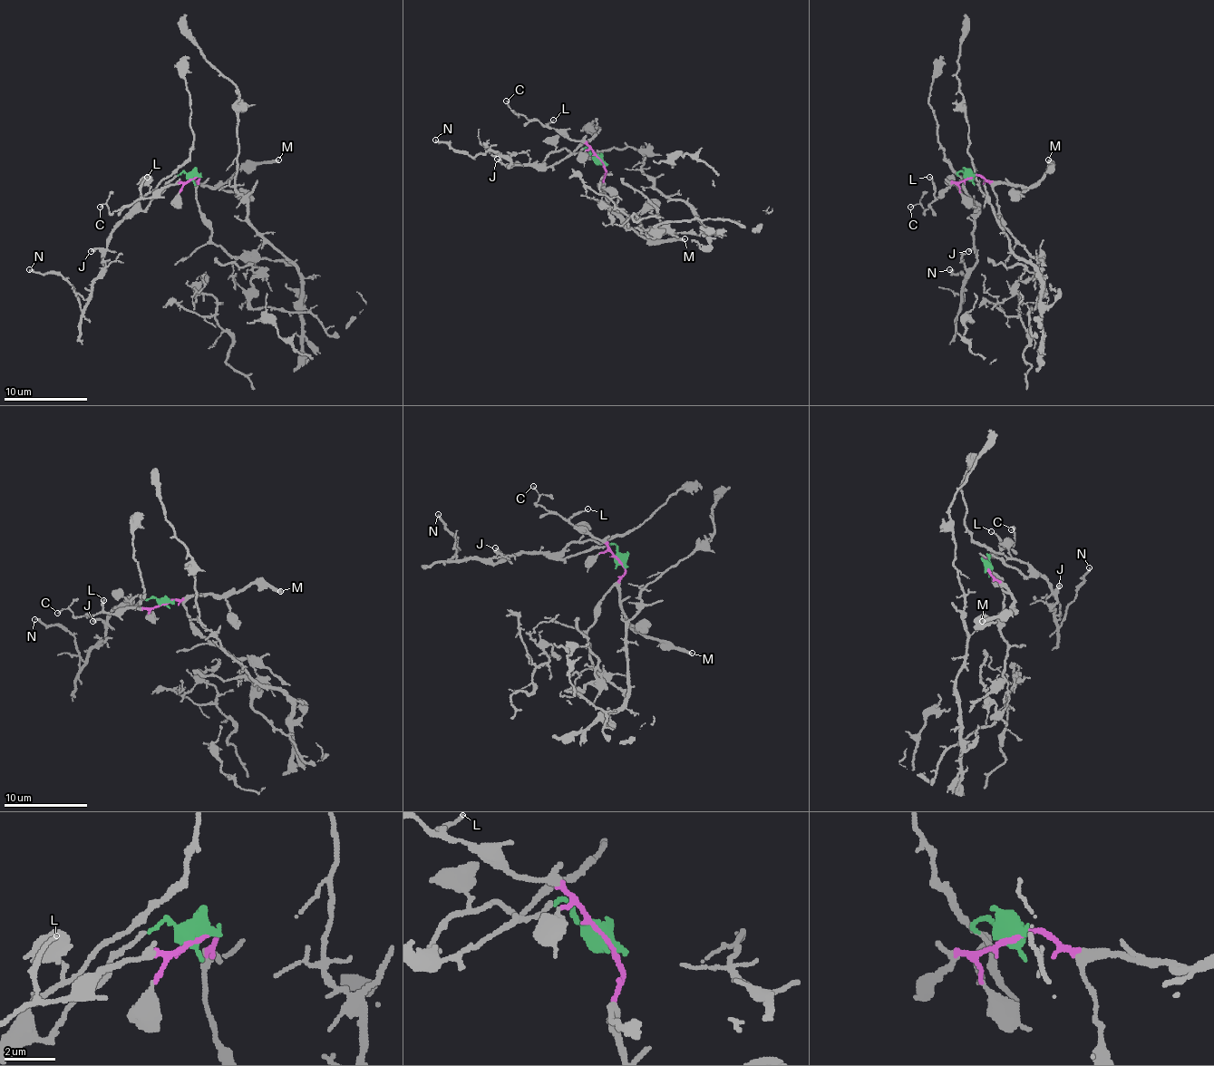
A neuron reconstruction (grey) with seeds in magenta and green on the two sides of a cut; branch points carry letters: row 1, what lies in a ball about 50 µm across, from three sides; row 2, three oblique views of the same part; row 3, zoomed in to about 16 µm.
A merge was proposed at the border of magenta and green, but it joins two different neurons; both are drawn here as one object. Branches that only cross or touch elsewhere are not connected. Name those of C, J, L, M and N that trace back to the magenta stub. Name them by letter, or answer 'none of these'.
C, L, M

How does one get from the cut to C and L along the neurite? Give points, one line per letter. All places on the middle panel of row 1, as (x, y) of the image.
C: (601, 160), (582, 141), (518, 114), (507, 100)
L: (601, 160), (582, 141), (569, 140), (547, 125), (553, 119)

